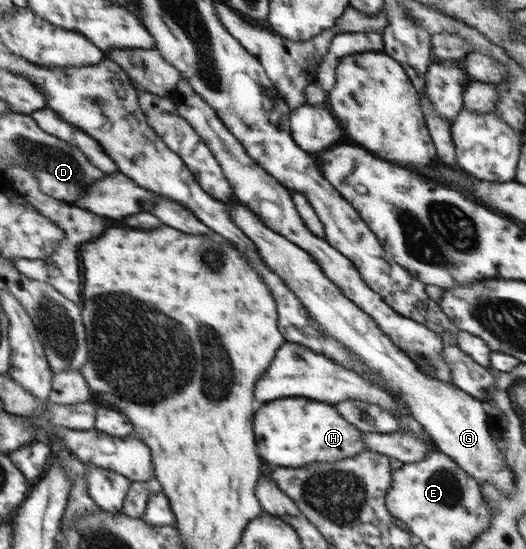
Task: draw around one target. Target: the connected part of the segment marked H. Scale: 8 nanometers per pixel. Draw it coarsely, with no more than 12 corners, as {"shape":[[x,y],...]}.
{"shape":[[281,398],[257,412],[260,455],[345,462],[363,432],[335,406]]}

